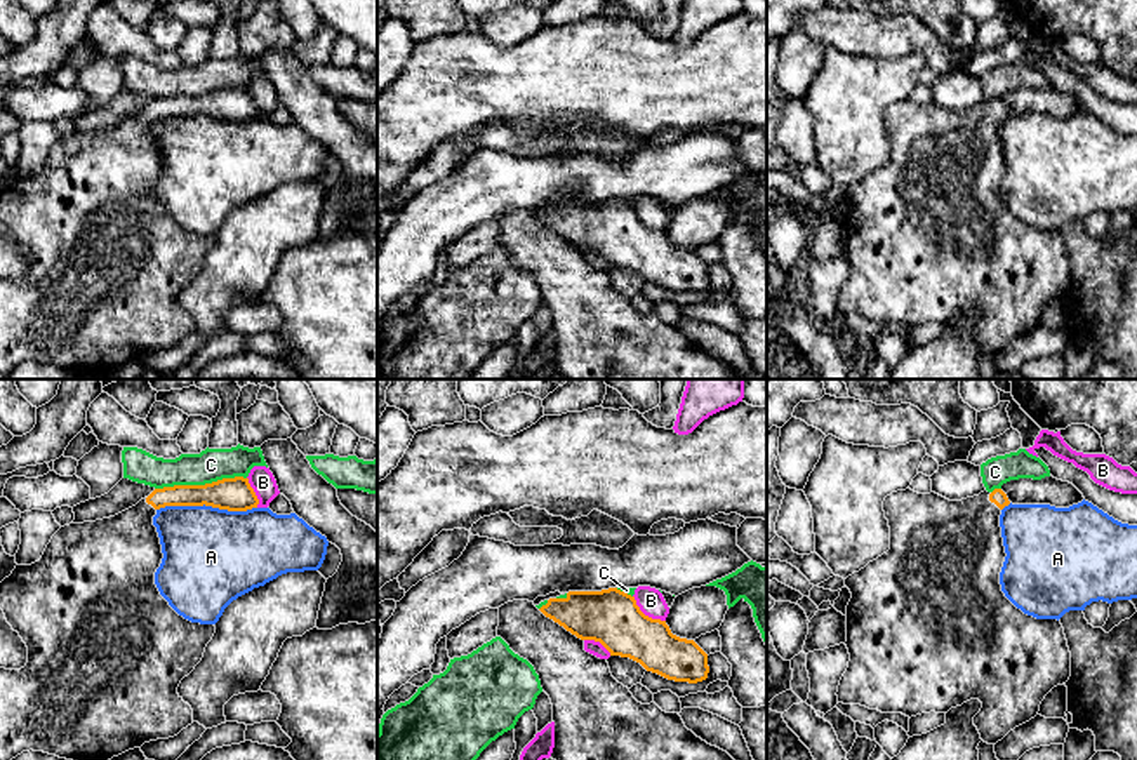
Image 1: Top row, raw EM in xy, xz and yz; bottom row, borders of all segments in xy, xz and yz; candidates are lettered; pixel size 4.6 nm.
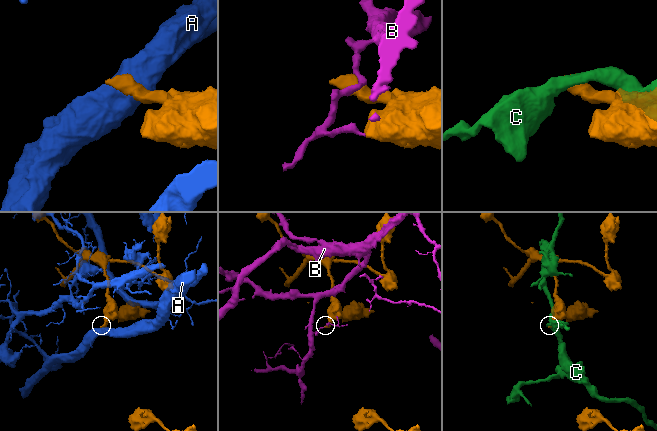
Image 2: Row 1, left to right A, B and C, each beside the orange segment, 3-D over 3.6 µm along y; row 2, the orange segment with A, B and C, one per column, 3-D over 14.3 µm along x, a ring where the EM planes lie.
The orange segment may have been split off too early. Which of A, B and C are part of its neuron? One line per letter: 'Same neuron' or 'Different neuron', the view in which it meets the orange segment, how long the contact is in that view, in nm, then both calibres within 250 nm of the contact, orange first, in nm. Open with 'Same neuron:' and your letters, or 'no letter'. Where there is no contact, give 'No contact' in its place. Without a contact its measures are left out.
Same neuron: no letter
A: Different neuron. Touches orange in xy. Shared border 460 nm. Thickness 160 nm (orange) against 440 nm
B: Different neuron. Touches orange in xz. Shared border 200 nm. Thickness 260 nm (orange) against 120 nm
C: Different neuron. Touches orange in xy. Shared border 420 nm. Thickness 160 nm (orange) against 160 nm

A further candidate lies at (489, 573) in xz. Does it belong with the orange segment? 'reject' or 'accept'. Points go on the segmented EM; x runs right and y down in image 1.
reject

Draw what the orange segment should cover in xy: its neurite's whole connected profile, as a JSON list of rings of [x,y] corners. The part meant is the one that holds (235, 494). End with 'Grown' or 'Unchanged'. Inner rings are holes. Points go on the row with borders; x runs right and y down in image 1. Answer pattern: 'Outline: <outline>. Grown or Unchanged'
Outline: [[[243,477],[155,489],[115,517],[61,527],[38,562],[16,565],[0,583],[0,609],[28,647],[24,668],[0,668],[0,760],[12,760],[30,750],[66,760],[111,760],[144,743],[174,737],[193,723],[193,710],[177,687],[202,661],[216,626],[184,619],[160,595],[155,572],[163,553],[153,517],[165,506],[203,504],[247,511],[257,508],[259,499]]]. Grown

